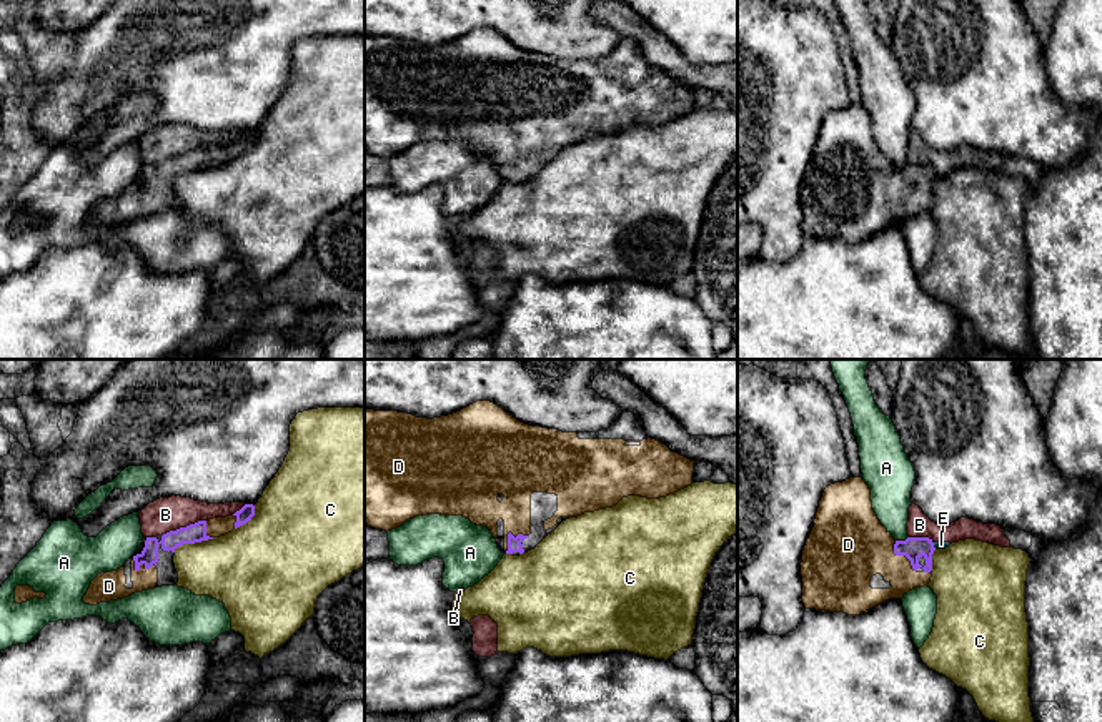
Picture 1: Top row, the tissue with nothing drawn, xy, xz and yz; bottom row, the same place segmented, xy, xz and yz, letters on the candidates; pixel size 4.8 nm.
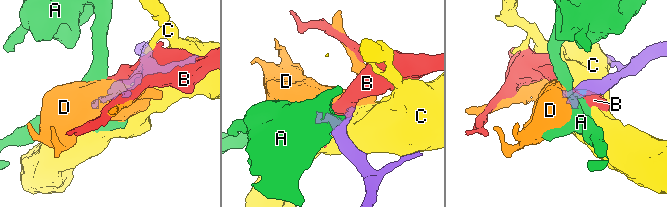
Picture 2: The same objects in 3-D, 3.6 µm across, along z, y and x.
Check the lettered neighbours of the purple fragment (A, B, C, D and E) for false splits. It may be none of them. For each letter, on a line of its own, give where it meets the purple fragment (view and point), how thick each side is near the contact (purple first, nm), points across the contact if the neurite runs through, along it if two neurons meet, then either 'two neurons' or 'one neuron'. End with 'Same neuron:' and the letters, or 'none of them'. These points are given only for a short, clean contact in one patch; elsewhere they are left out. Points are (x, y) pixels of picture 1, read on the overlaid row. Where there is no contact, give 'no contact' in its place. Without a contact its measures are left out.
A: contact yz (901, 541); calibres 110 and 190 nm; border yz (908, 536), (896, 541); two neurons
B: contact xy (187, 526); calibres 100 and 170 nm; two neurons
C: contact xy (193, 543); calibres 100 and 360 nm; two neurons
D: contact yz (901, 554); calibres 110 and 360 nm; one neuron
E: contact yz (933, 546); calibres 110 and 30 nm; border yz (933, 543), (936, 548); two neurons
Same neuron: D

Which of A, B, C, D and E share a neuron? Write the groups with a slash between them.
A / B E / C / D

